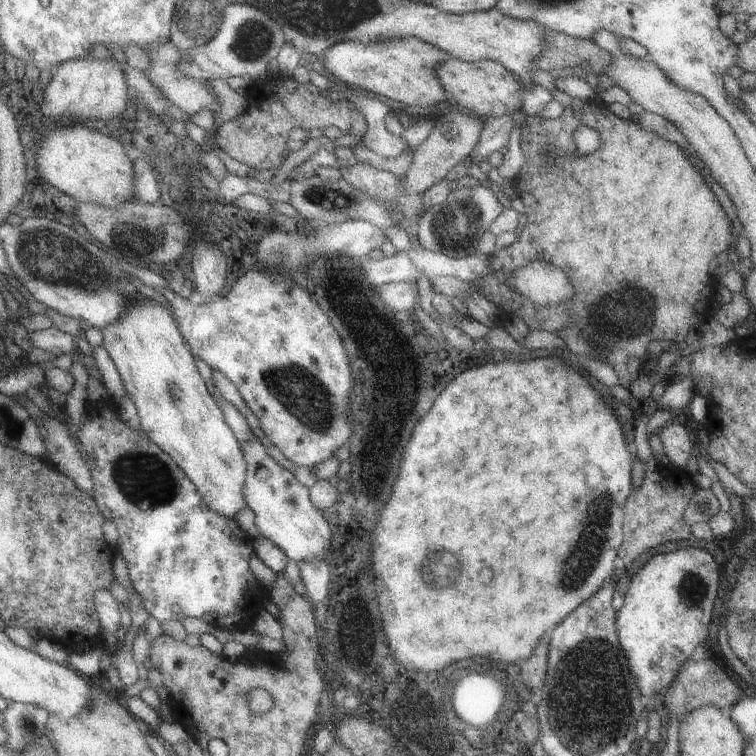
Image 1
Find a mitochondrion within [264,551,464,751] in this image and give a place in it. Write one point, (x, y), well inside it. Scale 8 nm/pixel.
(435, 705)

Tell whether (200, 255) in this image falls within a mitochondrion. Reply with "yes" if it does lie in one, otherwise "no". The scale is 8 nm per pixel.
no

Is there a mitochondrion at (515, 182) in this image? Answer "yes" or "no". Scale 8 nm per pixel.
no

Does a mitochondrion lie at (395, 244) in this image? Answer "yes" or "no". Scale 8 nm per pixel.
no

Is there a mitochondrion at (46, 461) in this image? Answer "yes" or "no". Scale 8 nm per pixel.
no

